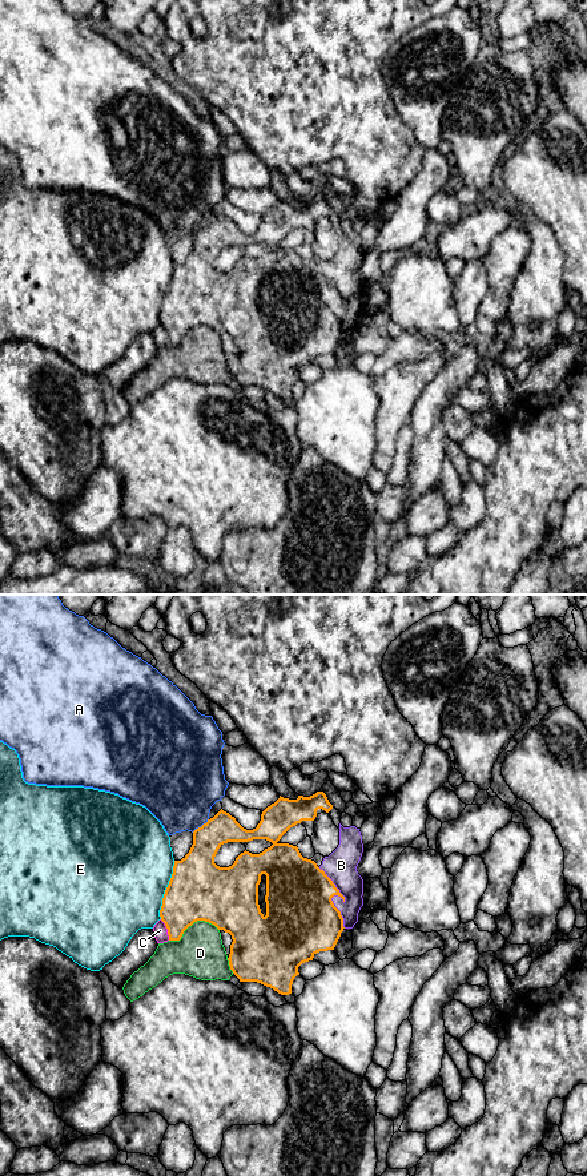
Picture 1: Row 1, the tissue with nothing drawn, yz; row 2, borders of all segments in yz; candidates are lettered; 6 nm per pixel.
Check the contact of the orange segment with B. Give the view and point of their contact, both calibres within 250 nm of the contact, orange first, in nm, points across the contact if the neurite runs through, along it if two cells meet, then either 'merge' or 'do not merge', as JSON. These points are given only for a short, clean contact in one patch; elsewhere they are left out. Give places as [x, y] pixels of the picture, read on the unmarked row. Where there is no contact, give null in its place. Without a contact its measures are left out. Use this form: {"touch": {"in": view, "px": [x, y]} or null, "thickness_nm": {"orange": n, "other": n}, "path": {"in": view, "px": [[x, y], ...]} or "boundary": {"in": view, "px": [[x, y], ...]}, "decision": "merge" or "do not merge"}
{"touch": {"in": "yz", "px": [336, 298]}, "thickness_nm": {"orange": 420, "other": 190}, "decision": "merge"}

